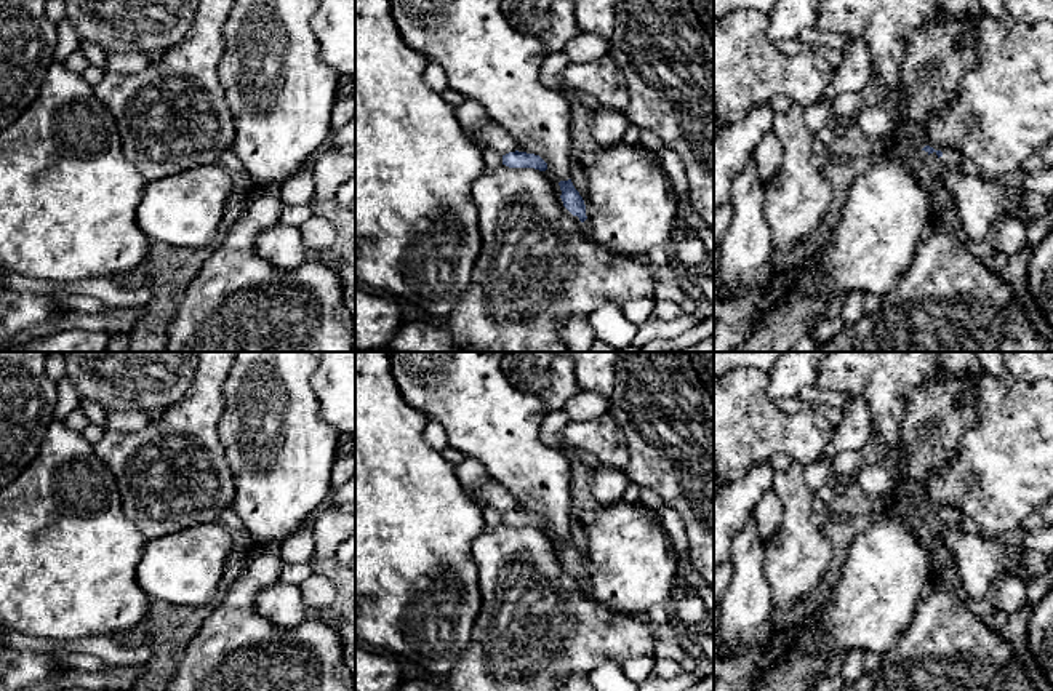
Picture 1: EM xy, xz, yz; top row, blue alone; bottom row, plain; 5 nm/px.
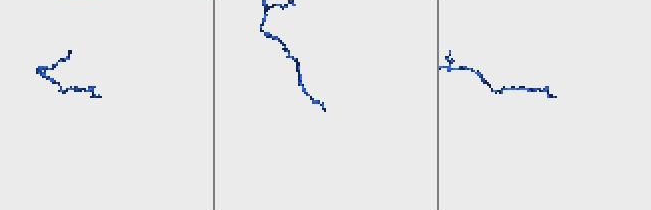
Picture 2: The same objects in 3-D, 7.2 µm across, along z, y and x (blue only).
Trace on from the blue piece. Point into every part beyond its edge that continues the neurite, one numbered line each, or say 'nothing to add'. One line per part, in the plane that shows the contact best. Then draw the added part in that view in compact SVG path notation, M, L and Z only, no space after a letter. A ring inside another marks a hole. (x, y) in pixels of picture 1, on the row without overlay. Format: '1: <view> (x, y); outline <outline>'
1: yz (952, 519); outline M941 505L938 509L943 510L943 513L939 515L939 520L949 529L959 529L971 534L979 533L979 528L976 526L976 523L970 517L963 515L959 509L951 505Z

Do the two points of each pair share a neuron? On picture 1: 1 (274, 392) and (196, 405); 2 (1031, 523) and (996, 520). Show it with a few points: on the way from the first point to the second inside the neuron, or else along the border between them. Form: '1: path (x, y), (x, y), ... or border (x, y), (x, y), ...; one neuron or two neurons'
1: border (231, 368), (223, 384), (224, 410), (218, 437); two neurons
2: border (1036, 509), (1020, 527); two neurons

